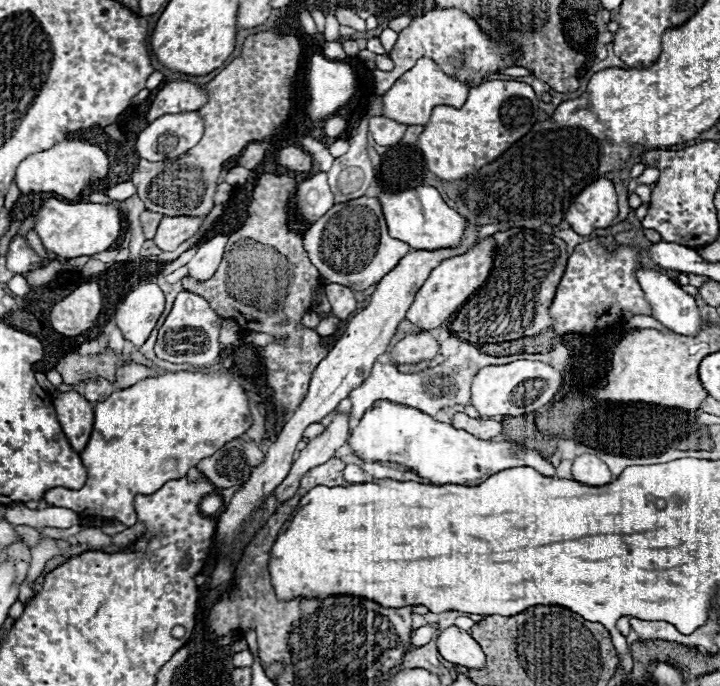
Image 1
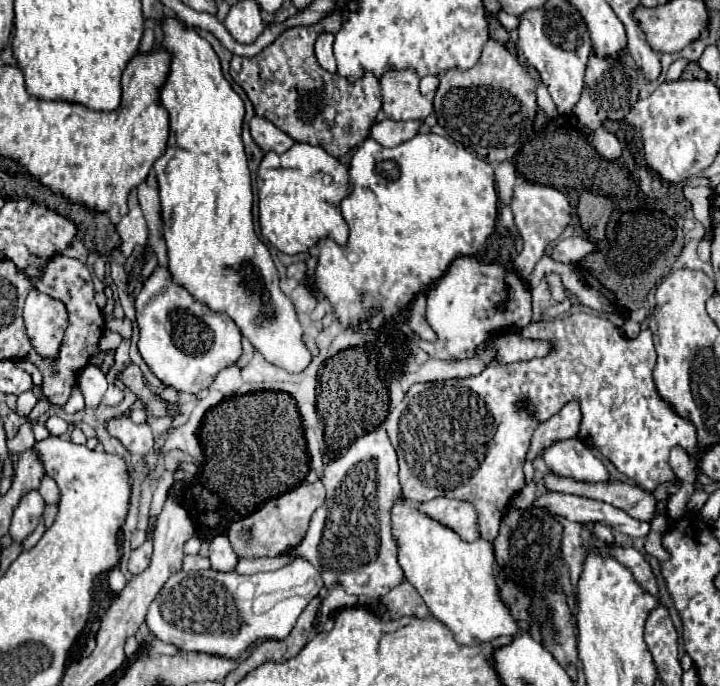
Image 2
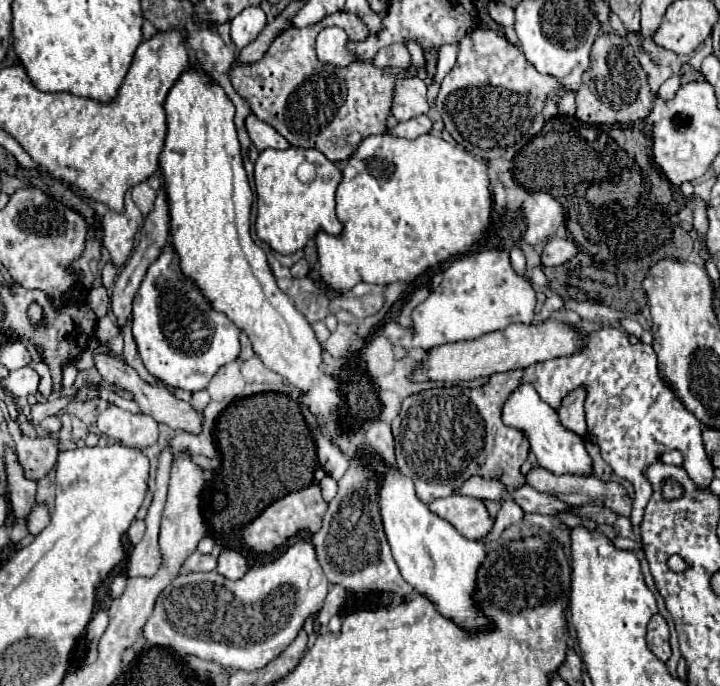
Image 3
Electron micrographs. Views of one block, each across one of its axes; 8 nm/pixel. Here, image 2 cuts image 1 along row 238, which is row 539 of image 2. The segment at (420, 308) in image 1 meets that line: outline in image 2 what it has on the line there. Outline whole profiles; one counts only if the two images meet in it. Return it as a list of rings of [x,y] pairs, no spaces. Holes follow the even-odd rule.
[[[576,312],[566,318],[530,322],[520,334],[530,340],[550,340],[552,350],[542,360],[536,358],[514,364],[500,364],[494,356],[478,376],[414,384],[406,392],[404,400],[388,414],[384,424],[400,460],[400,484],[406,500],[428,502],[436,496],[468,500],[478,512],[480,538],[492,542],[498,536],[500,520],[508,510],[510,500],[526,484],[522,466],[536,426],[560,412],[570,400],[578,400],[582,410],[578,438],[592,438],[600,454],[622,474],[636,480],[636,484],[646,492],[654,492],[660,484],[670,480],[670,448],[682,446],[688,452],[696,450],[694,424],[680,418],[656,392],[652,380],[656,350],[650,330],[642,330],[638,338],[626,338],[608,318]],[[520,400],[528,400],[530,406],[518,408],[516,404]]]

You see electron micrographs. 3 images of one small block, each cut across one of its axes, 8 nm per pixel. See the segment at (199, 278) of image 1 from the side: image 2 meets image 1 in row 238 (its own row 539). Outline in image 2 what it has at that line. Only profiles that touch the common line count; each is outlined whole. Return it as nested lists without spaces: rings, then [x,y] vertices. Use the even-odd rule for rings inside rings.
[[[224,534],[212,536],[208,558],[210,558],[212,568],[220,570],[220,572],[232,572],[236,562],[238,562],[238,556],[234,554],[234,550],[232,550],[232,546]]]

